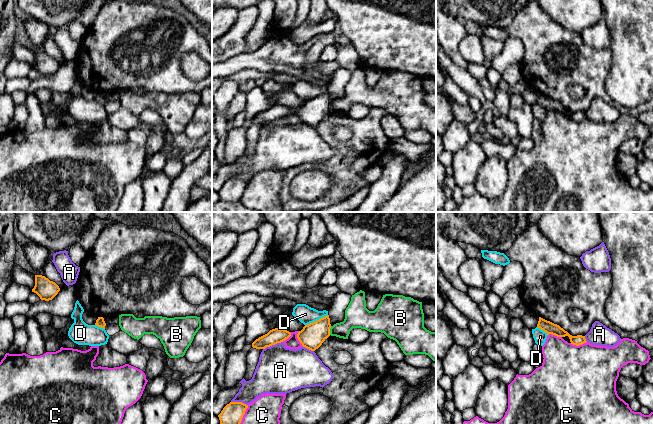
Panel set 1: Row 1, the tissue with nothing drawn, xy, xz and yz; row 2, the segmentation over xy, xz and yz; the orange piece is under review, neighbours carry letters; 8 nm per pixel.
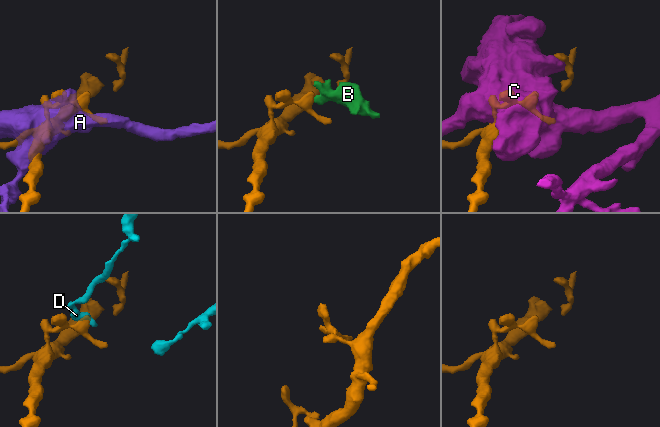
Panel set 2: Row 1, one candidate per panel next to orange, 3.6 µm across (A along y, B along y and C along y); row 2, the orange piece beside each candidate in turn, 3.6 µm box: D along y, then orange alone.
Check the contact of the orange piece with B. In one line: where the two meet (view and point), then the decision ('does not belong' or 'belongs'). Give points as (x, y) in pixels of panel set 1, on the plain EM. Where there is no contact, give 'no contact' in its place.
meets orange in xz at (329, 106); does not belong

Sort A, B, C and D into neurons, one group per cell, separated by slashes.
A / B / C / D

